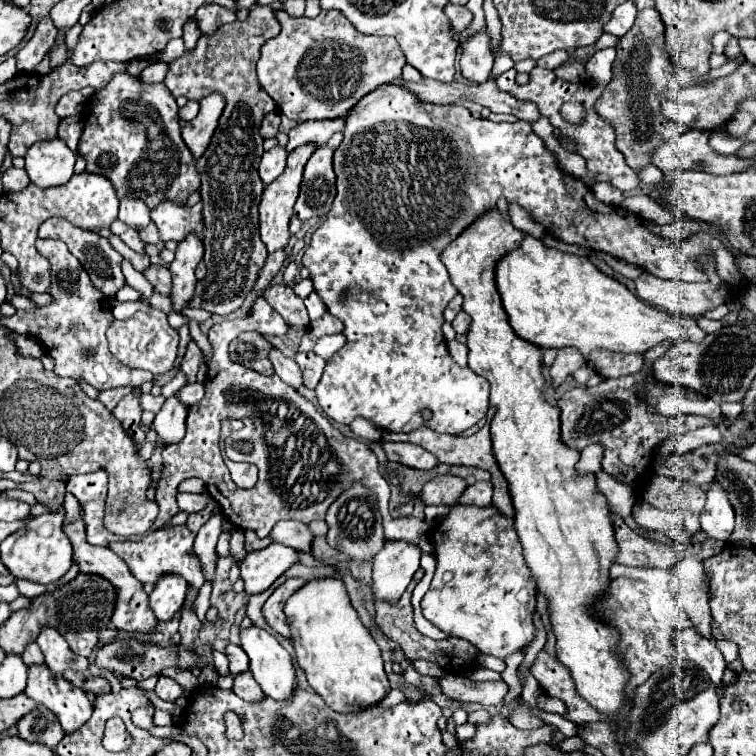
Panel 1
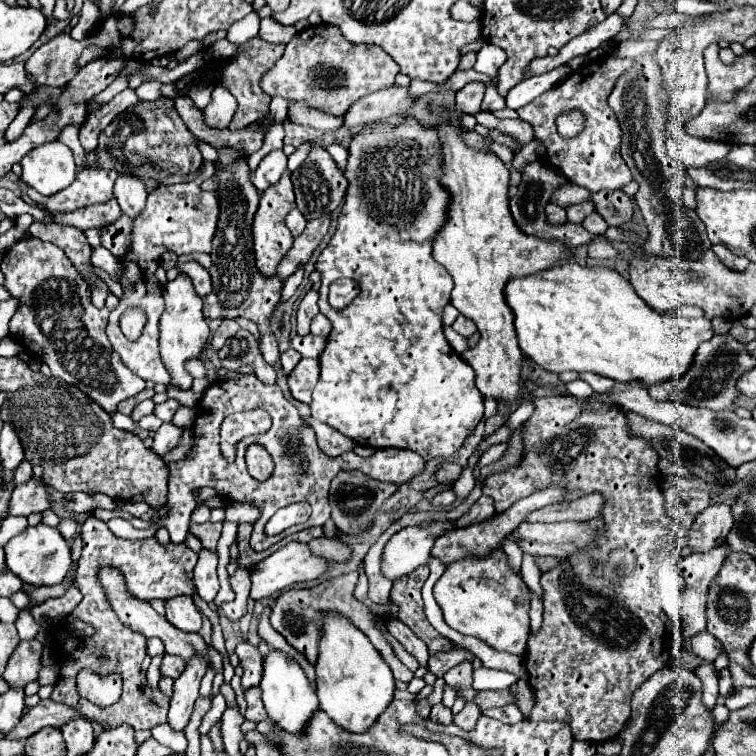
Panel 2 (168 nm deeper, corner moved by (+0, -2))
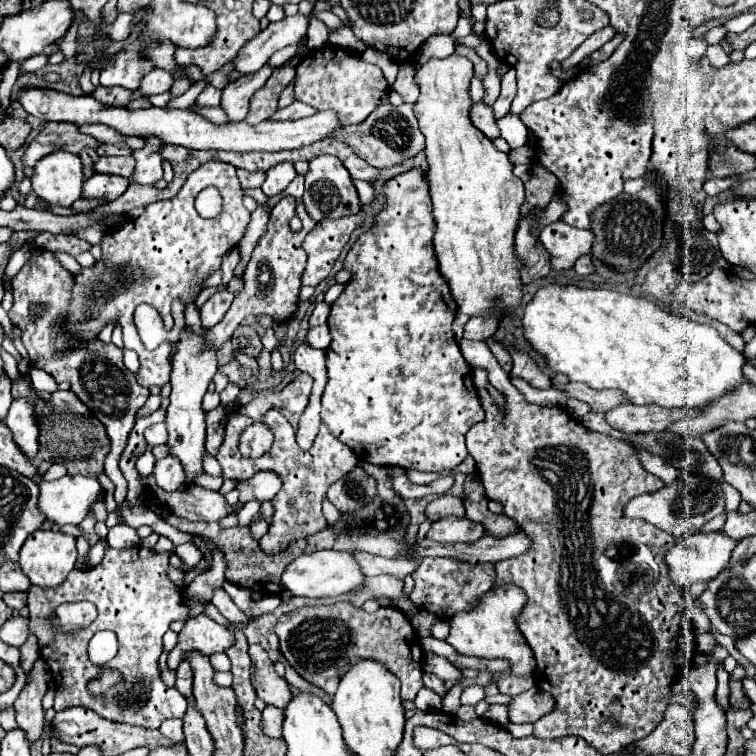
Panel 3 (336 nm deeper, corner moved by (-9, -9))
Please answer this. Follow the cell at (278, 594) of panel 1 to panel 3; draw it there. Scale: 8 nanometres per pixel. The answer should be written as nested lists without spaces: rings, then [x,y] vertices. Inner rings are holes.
[[[335,602],[323,606],[303,606],[297,612],[285,614],[275,626],[279,636],[279,650],[285,660],[307,682],[335,694],[343,674],[363,658],[381,662],[401,682],[401,700],[415,700],[423,688],[423,650],[417,644],[417,636],[405,614],[397,608],[379,608],[375,614],[367,614],[349,602]]]

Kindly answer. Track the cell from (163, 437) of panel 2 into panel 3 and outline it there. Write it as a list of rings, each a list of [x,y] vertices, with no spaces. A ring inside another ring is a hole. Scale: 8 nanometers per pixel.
[[[167,456],[163,460],[157,460],[155,462],[155,470],[153,470],[153,476],[157,480],[157,486],[163,488],[165,492],[173,492],[177,488],[181,488],[183,480],[185,480],[185,472],[183,472],[183,466],[177,458],[173,456]]]

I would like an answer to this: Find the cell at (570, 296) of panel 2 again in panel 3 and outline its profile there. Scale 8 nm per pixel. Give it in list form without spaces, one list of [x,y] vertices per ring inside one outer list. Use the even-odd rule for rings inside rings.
[[[545,286],[545,288],[539,288],[537,294],[533,296],[533,300],[525,306],[523,326],[525,326],[525,338],[531,342],[531,346],[539,354],[543,354],[547,358],[549,370],[563,372],[573,382],[589,384],[595,390],[609,390],[609,388],[621,390],[631,404],[657,404],[657,406],[663,406],[663,408],[687,408],[687,410],[695,410],[695,408],[703,408],[703,406],[719,400],[721,396],[729,394],[733,388],[737,388],[745,380],[743,372],[741,372],[741,368],[745,364],[745,358],[743,358],[743,354],[739,350],[735,350],[733,346],[729,346],[719,336],[719,332],[713,326],[709,326],[709,324],[697,324],[697,322],[704,323],[705,319],[709,319],[710,321],[713,318],[709,318],[709,316],[705,316],[701,312],[695,312],[689,306],[680,304],[680,307],[681,315],[685,315],[696,322],[691,322],[691,320],[687,320],[685,316],[679,316],[679,314],[671,314],[671,312],[663,310],[661,306],[657,306],[651,300],[635,298],[635,296],[627,296],[627,294],[619,294],[619,292],[613,292],[613,290],[585,290],[585,288],[577,288],[577,286]]]

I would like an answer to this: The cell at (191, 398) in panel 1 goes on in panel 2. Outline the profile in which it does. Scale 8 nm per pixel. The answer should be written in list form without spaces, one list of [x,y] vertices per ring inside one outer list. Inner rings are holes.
[[[168,399],[166,403],[156,405],[154,415],[156,415],[158,419],[162,419],[162,421],[170,421],[172,415],[178,411],[178,407],[180,407],[180,401],[178,401],[178,399]]]

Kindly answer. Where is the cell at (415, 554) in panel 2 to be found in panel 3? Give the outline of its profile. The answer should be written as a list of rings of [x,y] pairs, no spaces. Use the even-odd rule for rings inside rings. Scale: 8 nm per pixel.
[[[449,516],[433,522],[427,532],[427,538],[435,542],[475,542],[481,536],[485,536],[481,524],[457,516]]]

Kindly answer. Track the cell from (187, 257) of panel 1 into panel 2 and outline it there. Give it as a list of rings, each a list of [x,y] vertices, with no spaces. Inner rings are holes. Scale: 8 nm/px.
[[[180,273],[174,281],[168,281],[162,287],[162,295],[166,301],[166,309],[160,319],[160,355],[172,375],[172,383],[182,389],[190,389],[194,379],[192,379],[192,375],[186,373],[184,361],[198,357],[210,335],[208,325],[202,315],[202,297],[194,291],[192,279],[186,273]]]

